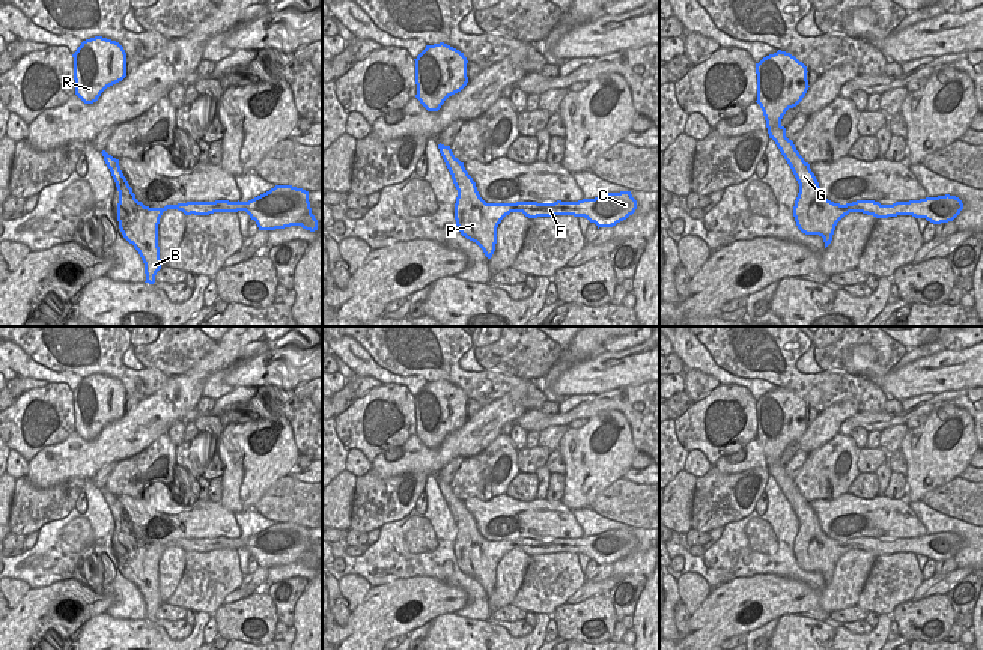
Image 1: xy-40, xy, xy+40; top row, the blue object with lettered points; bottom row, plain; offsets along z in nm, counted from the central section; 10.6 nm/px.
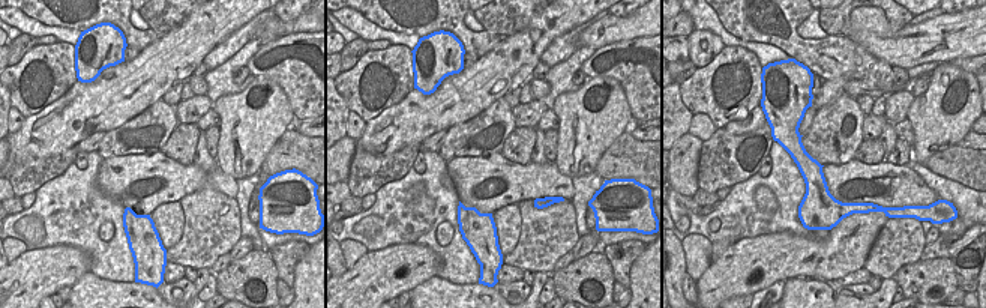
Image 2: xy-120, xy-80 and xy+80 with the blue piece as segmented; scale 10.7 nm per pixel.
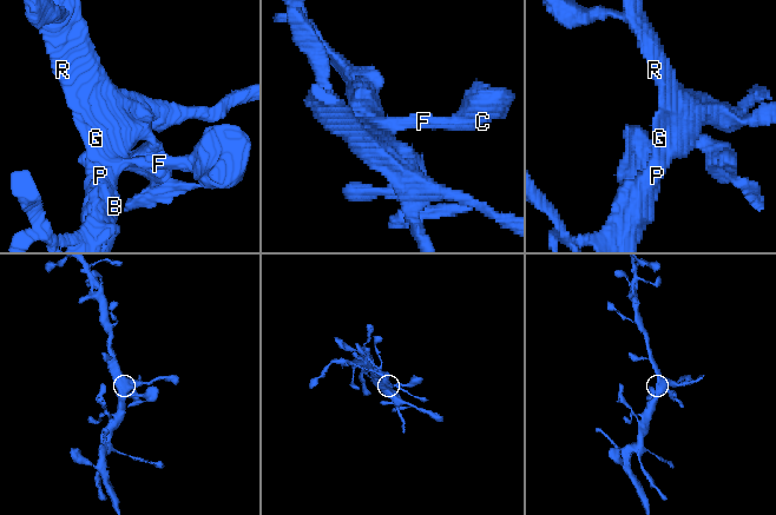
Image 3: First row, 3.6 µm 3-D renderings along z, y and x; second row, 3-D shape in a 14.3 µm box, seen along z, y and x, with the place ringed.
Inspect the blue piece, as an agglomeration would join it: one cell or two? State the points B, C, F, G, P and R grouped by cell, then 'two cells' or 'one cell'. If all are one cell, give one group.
groups B C F G P R; one cell

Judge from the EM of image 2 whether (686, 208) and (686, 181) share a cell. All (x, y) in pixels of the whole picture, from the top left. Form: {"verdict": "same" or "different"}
{"verdict": "different"}

